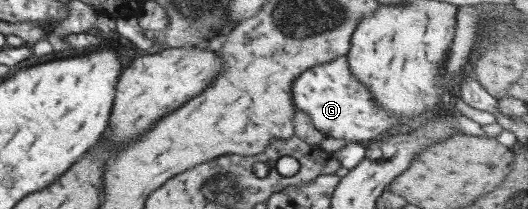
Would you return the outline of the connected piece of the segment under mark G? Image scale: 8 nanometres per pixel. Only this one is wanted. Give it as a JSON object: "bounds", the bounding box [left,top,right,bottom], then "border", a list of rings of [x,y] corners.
{"bounds":[291,56,395,142],"border":[[[338,56],[336,61],[316,65],[300,73],[292,83],[291,94],[295,111],[306,112],[312,125],[326,138],[371,142],[376,135],[386,133],[386,129],[395,125],[394,117],[388,117],[388,113],[384,113],[377,101],[372,99],[373,93],[350,75],[346,56]]]}

